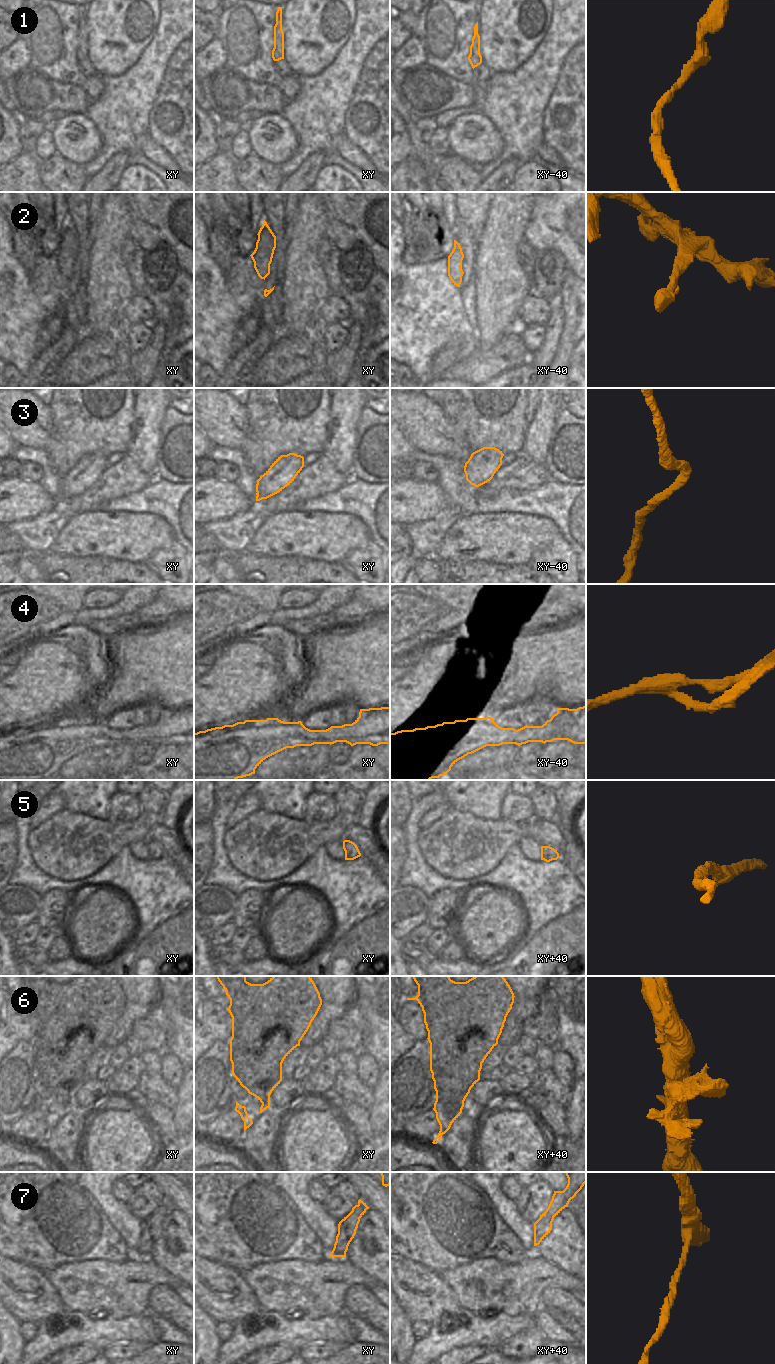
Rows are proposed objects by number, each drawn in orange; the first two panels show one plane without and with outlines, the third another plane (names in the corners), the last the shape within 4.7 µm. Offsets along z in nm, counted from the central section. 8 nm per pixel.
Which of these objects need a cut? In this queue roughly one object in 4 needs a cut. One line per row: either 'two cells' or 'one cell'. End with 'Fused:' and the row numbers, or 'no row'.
1: one cell
2: one cell
3: one cell
4: two cells
5: one cell
6: two cells
7: one cell
Fused: 4, 6

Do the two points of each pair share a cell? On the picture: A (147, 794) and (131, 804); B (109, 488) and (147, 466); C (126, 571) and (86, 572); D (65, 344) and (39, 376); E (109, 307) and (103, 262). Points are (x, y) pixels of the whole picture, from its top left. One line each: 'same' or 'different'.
A: different
B: different
C: same
D: same
E: same

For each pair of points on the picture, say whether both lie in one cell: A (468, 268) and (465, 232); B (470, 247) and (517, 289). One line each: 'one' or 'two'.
A: one
B: two

